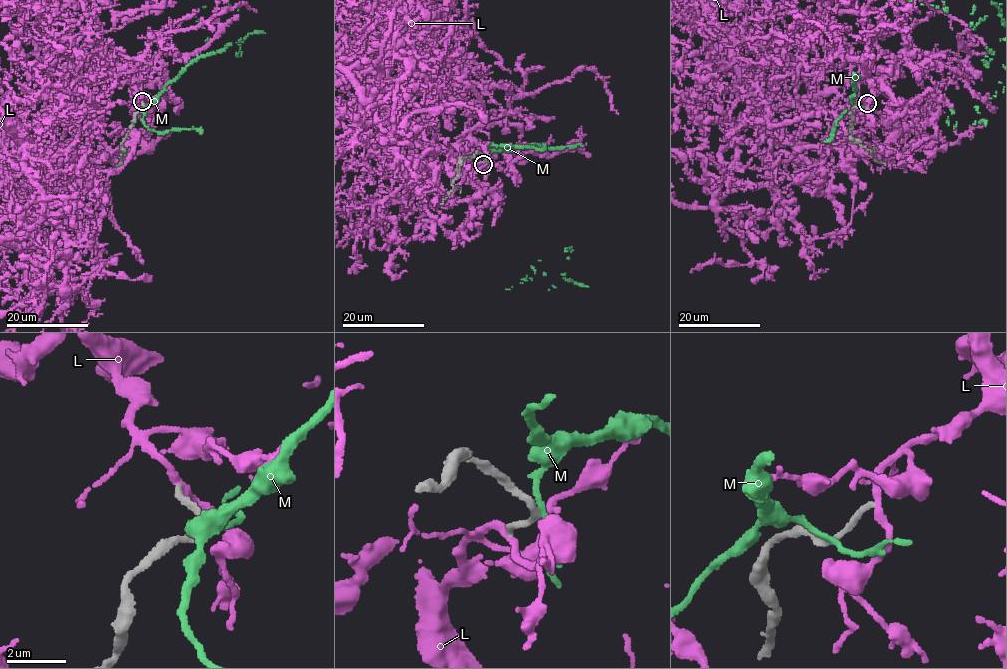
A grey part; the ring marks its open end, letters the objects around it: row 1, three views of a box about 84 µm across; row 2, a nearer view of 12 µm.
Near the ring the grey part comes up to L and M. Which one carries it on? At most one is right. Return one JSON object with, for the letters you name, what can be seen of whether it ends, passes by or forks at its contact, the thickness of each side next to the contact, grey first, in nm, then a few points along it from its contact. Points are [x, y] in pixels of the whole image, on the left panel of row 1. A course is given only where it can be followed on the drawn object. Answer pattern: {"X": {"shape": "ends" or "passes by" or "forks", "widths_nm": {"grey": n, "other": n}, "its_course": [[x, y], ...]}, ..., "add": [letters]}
{"add": []}

